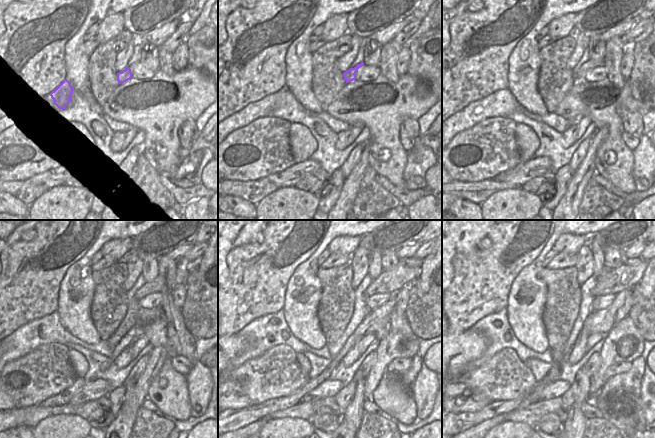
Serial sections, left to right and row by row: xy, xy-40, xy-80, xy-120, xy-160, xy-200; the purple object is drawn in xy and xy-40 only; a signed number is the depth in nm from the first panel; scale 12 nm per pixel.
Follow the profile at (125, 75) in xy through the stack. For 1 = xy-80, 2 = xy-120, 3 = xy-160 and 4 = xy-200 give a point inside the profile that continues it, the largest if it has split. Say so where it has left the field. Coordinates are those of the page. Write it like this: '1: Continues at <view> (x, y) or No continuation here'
1: Continues at xy-80 (591, 64)
2: Continues at xy-120 (159, 284)
3: Continues at xy-160 (389, 281)
4: Continues at xy-200 (624, 277).

